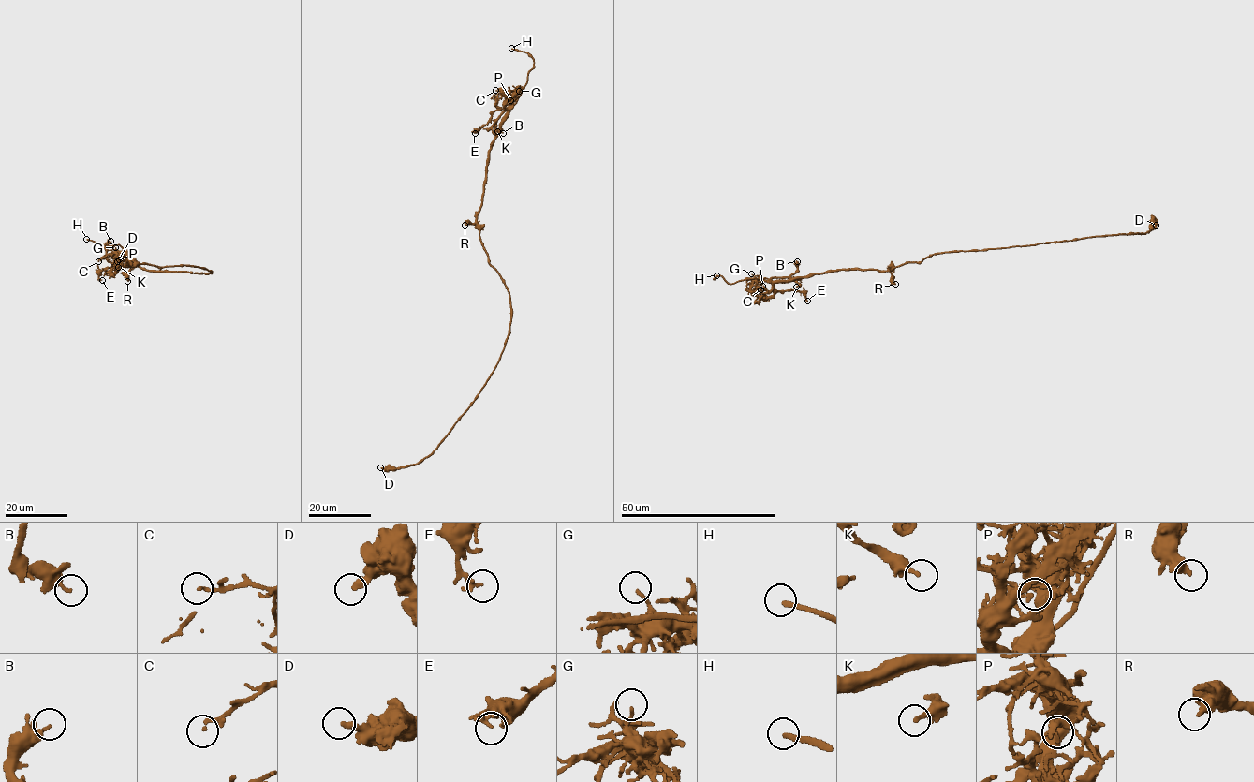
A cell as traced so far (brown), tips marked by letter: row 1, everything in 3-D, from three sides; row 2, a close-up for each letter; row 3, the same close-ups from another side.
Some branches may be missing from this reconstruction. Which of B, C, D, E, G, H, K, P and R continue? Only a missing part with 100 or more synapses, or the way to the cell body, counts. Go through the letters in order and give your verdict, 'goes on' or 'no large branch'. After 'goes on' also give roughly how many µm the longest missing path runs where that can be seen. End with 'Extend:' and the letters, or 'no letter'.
B: no large branch
C: no large branch
D: no large branch
E: no large branch
G: no large branch
H: goes on | 25 µm
K: no large branch
P: no large branch
R: no large branch
Extend: H

